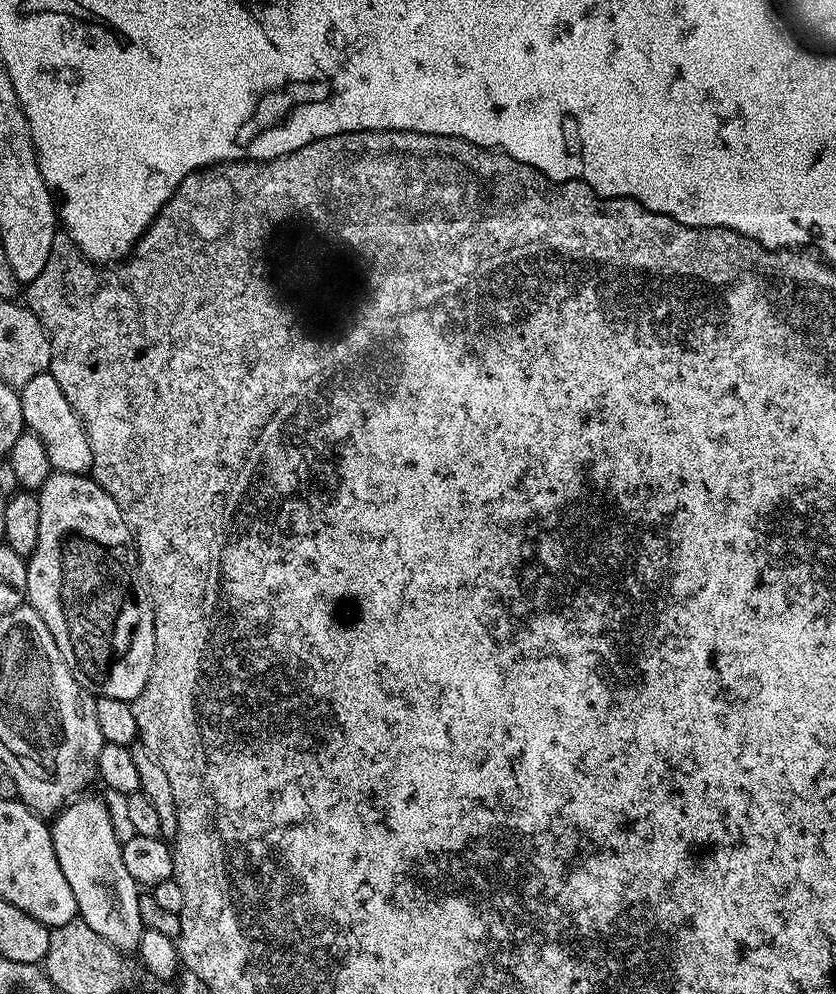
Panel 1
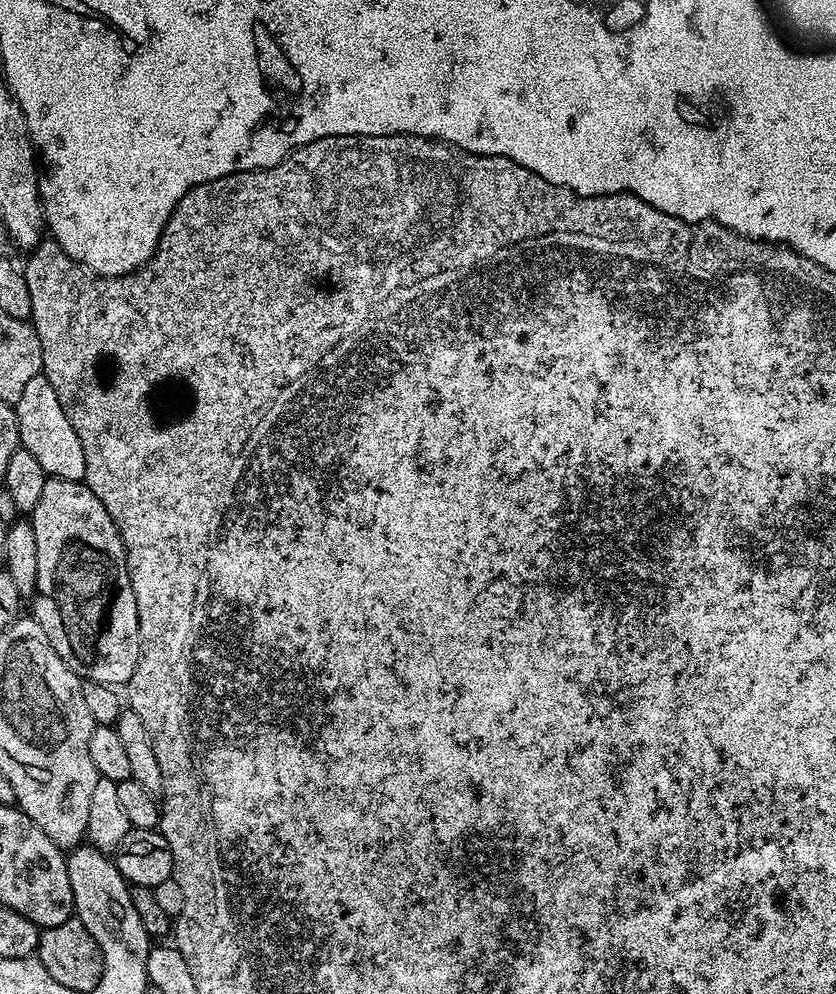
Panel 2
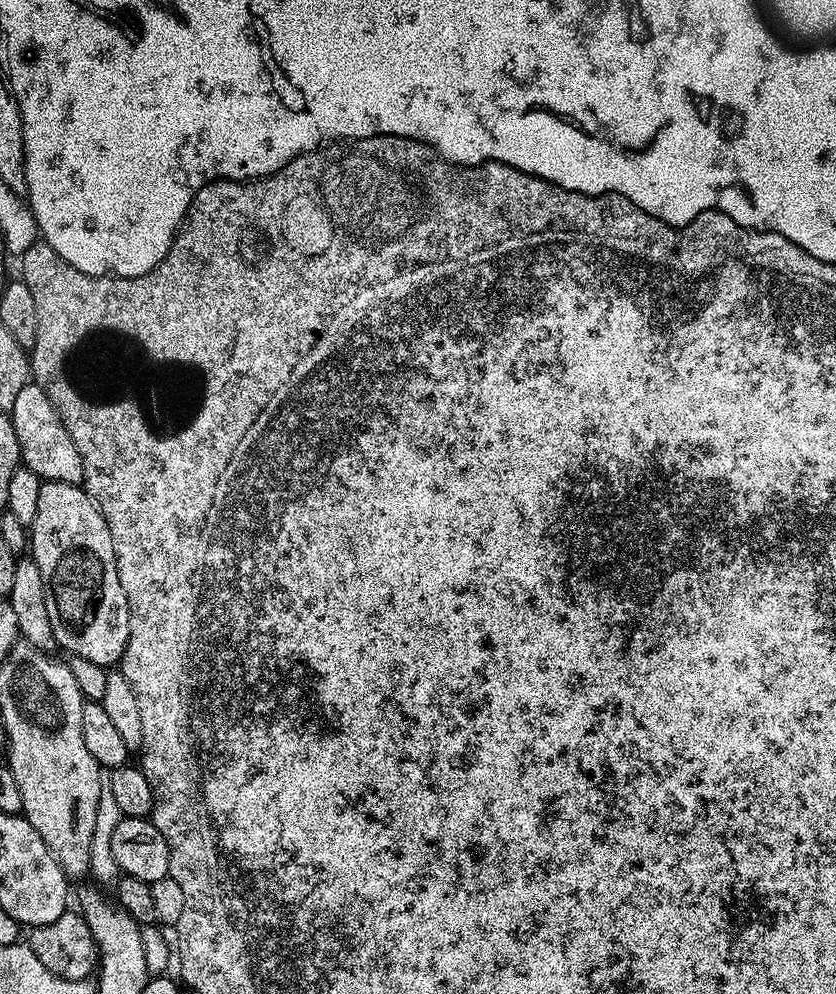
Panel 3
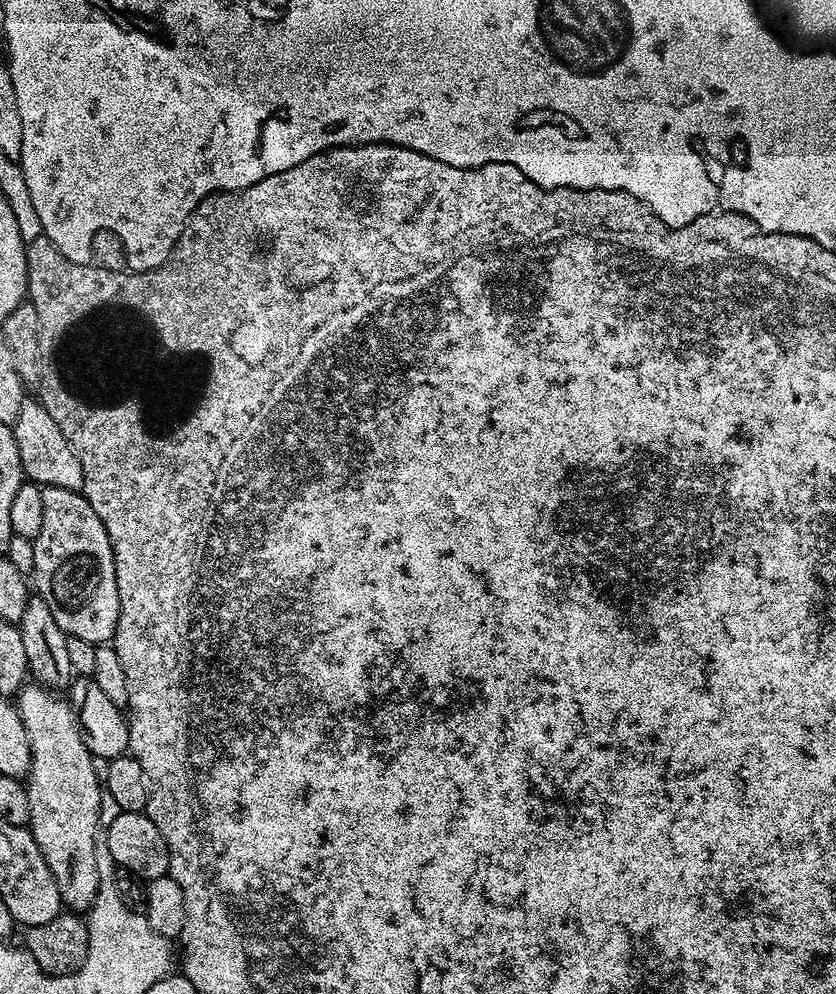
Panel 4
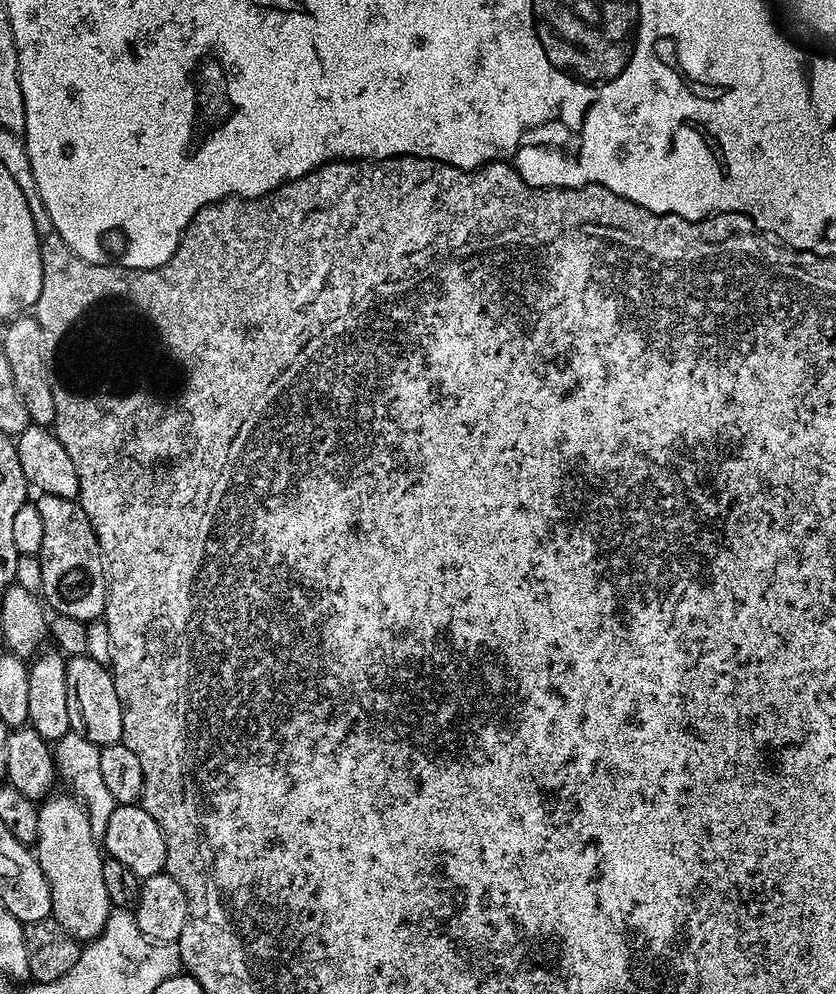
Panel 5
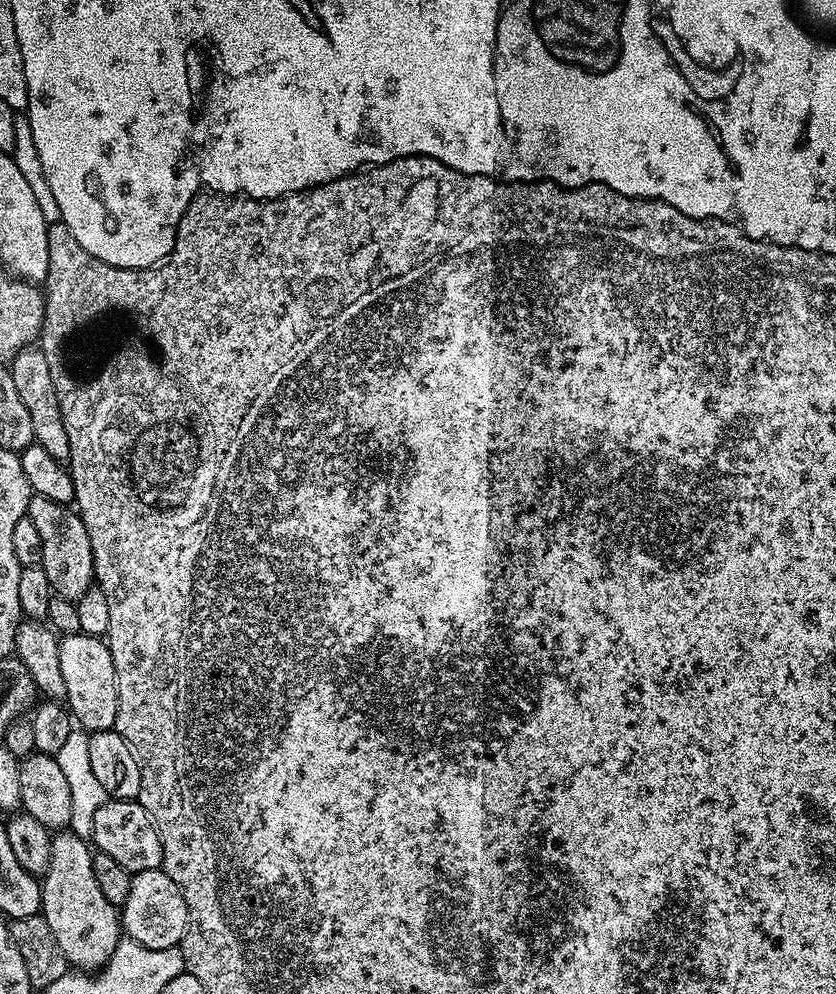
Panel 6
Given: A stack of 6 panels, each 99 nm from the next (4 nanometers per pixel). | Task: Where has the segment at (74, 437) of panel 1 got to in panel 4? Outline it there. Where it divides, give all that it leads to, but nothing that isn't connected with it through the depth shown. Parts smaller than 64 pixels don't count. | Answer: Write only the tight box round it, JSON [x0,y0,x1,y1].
[11,399,84,491]

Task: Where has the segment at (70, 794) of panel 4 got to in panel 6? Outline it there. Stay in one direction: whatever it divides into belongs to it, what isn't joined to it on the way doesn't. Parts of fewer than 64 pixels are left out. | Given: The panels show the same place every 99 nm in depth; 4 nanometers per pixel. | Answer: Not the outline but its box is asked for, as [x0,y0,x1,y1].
[40,830,122,970]

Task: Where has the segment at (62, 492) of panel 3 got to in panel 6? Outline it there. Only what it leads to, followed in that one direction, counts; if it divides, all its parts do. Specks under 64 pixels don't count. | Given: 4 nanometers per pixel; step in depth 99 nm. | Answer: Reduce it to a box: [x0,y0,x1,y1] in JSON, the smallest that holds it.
[28,494,96,601]

